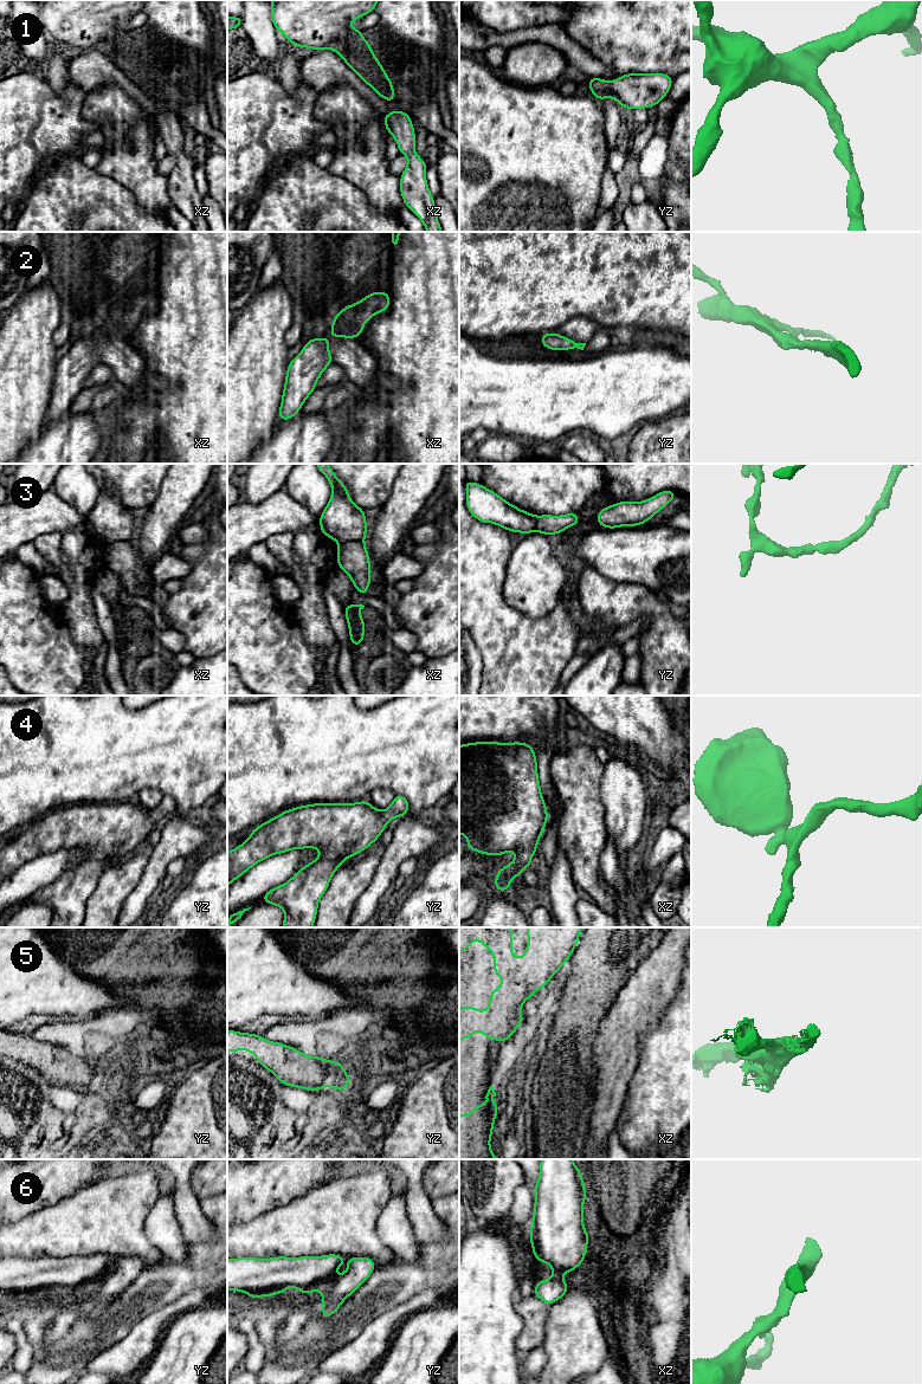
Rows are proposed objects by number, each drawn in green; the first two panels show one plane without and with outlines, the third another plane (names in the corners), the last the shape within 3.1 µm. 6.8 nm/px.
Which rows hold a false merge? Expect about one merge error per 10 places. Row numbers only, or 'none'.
3

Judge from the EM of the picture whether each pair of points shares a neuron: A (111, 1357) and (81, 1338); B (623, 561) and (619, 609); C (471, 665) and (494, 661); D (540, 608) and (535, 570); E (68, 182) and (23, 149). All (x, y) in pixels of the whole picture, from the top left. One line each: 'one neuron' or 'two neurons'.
A: two neurons
B: two neurons
C: two neurons
D: one neuron
E: two neurons

